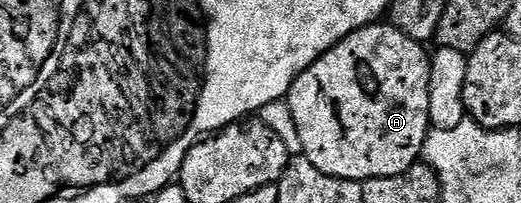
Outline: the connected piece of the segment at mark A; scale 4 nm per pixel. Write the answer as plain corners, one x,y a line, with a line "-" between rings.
377,21
358,29
347,35
338,45
330,48
314,65
310,65
292,83
288,91
286,101
290,105
290,113
294,113
294,125
298,128
298,137
302,140
303,158
314,165
314,169
322,169
330,177
339,179
355,179
363,181
366,179
381,179
382,177
394,177
406,169
410,169
424,154
424,142
430,130
428,118
430,117
430,55
425,44
414,41
384,21

